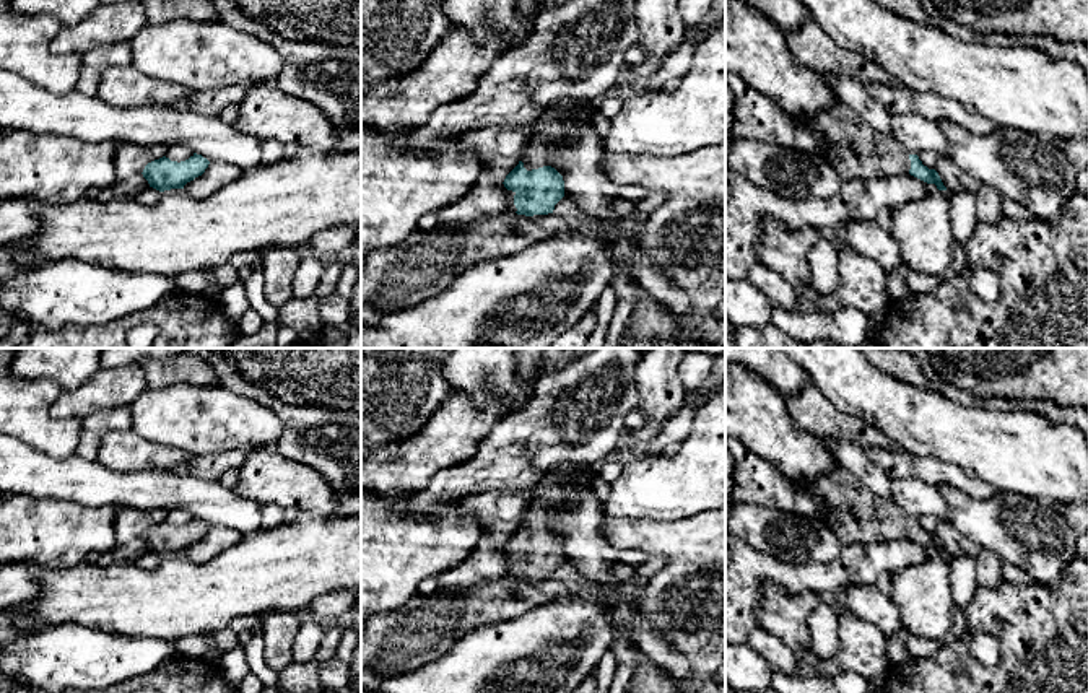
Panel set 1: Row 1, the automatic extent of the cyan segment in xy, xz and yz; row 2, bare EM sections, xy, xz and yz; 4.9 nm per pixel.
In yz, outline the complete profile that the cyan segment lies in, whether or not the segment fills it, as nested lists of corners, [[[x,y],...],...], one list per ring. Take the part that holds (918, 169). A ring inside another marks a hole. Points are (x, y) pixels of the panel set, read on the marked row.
[[[841,101],[808,117],[805,124],[826,143],[823,158],[842,182],[911,174],[947,190],[935,169],[924,166],[917,155],[907,155],[890,133],[877,132]]]

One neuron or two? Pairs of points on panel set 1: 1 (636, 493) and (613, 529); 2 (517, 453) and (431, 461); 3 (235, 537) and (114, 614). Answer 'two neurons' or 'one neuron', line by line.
1: two neurons
2: two neurons
3: two neurons

